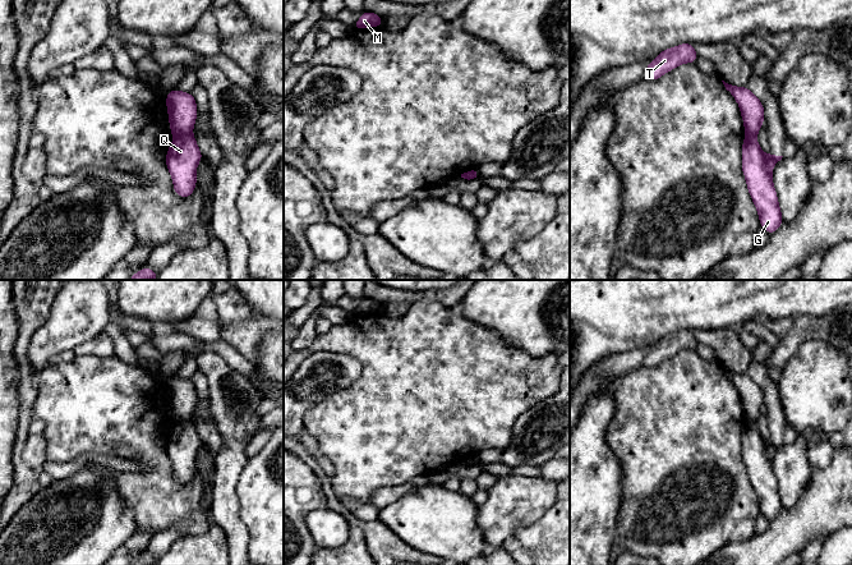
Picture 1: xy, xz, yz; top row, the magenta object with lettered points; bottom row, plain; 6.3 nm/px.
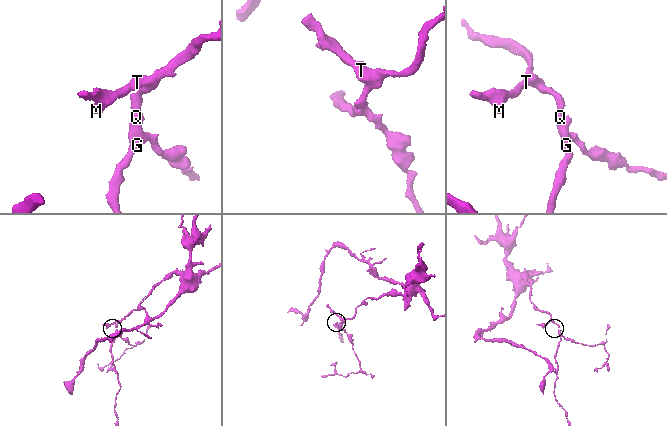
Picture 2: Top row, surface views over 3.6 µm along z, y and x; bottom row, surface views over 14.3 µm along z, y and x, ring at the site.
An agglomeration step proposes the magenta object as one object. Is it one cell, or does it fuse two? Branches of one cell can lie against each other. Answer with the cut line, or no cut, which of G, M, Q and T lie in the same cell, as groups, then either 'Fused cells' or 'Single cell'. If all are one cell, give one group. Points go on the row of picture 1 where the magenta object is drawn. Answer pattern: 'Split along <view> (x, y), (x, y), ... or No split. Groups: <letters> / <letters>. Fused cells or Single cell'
Split along xy (190, 133), (175, 137). Groups: G Q / M T. Fused cells

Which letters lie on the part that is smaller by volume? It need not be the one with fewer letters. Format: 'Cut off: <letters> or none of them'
Cut off: G, Q

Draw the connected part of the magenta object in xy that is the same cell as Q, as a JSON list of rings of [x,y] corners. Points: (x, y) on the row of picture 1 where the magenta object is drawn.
[[[193,134],[179,135],[166,153],[166,166],[174,182],[174,190],[183,198],[192,196],[195,188],[195,170],[203,159]]]

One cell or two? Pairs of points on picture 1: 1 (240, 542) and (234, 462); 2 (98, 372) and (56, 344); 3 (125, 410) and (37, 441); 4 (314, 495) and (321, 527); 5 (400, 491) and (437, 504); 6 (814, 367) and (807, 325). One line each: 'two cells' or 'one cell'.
1: one cell
2: two cells
3: two cells
4: one cell
5: two cells
6: two cells

